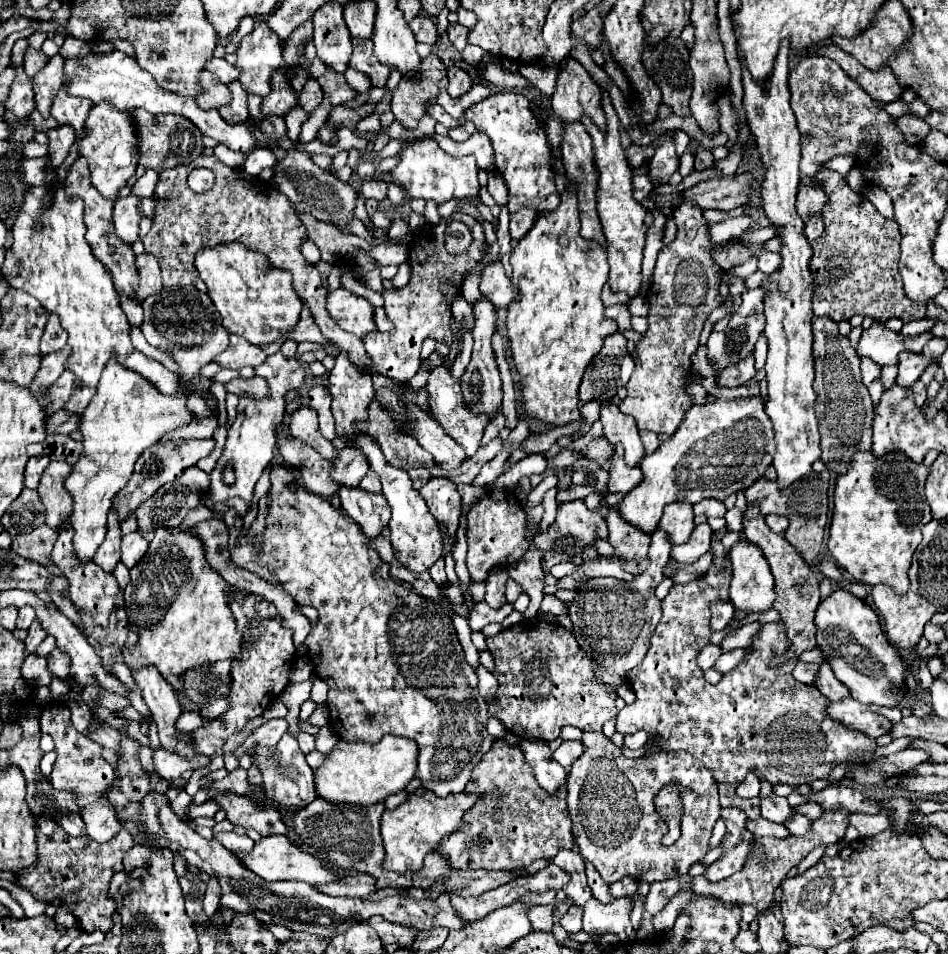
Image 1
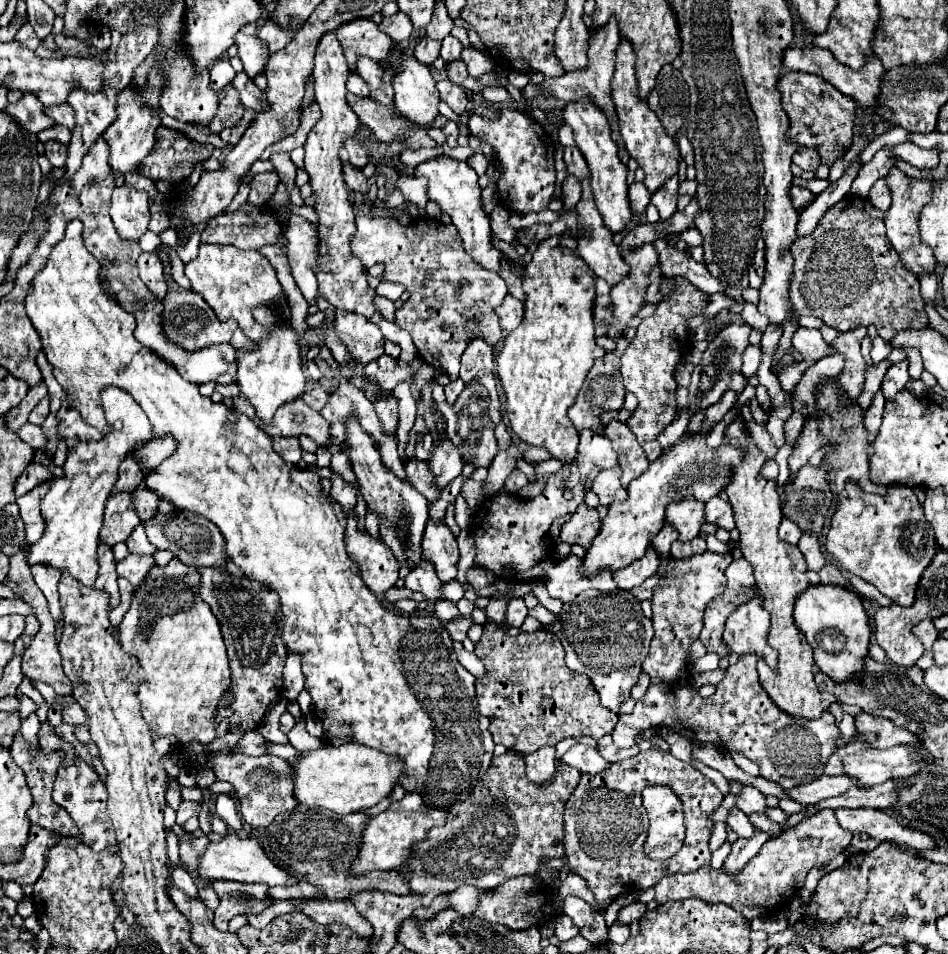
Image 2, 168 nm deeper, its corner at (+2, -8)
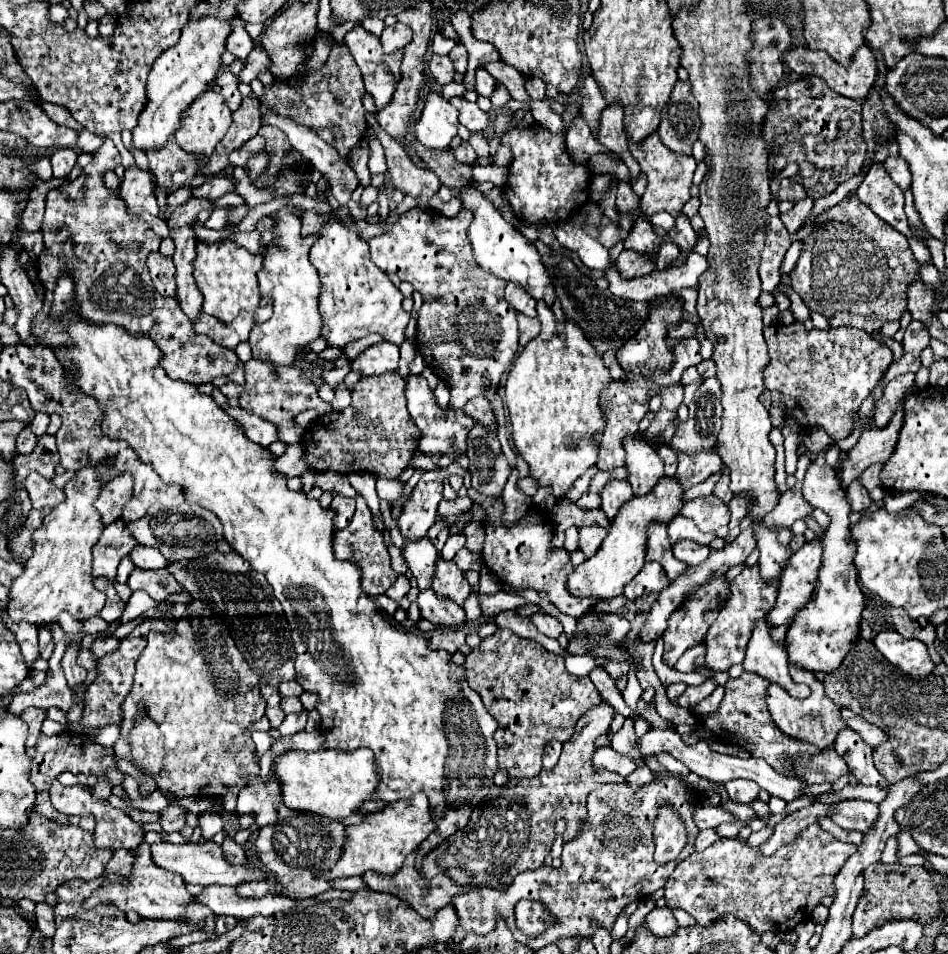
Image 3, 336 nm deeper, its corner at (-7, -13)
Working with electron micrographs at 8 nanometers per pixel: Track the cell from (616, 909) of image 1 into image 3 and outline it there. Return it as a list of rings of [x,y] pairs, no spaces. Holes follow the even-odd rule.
[[[655,907],[653,911],[647,913],[647,927],[659,935],[659,937],[665,937],[665,935],[671,935],[679,925],[675,921],[675,917],[671,915],[671,911],[667,907]]]

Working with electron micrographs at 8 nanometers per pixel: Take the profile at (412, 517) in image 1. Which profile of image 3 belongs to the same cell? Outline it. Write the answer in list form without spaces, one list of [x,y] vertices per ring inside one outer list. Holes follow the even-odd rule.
[[[425,589],[417,595],[417,605],[421,609],[421,617],[429,619],[433,623],[441,623],[447,627],[461,625],[465,621],[465,611],[459,605],[453,605],[453,601],[445,601],[443,597],[437,597],[433,589]]]

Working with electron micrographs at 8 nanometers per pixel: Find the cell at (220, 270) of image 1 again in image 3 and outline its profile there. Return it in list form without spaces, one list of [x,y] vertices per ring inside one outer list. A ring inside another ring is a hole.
[[[221,241],[221,243],[197,243],[197,259],[195,259],[195,281],[203,295],[203,311],[207,315],[213,315],[225,323],[231,323],[241,311],[247,311],[255,323],[268,321],[273,313],[273,306],[267,303],[259,305],[257,294],[261,294],[258,288],[257,272],[263,265],[263,255],[253,255],[245,247],[239,247],[233,241]]]

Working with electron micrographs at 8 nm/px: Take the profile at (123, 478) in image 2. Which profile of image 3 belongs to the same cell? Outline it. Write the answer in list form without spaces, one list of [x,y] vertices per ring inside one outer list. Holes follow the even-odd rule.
[[[121,473],[121,477],[109,481],[95,503],[95,509],[101,513],[101,521],[109,525],[115,519],[119,519],[121,509],[131,501],[131,497],[133,497],[133,477],[129,473]]]

